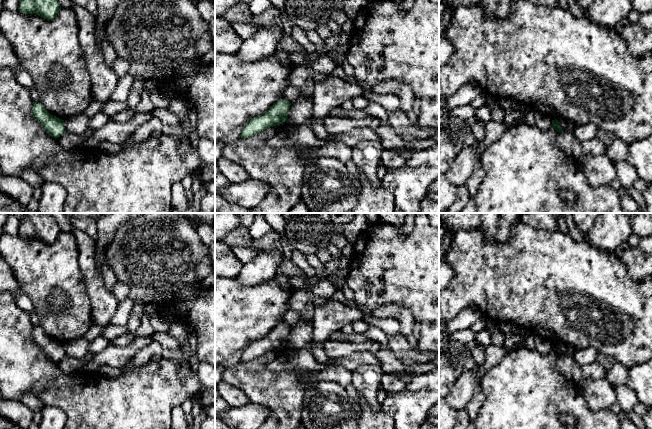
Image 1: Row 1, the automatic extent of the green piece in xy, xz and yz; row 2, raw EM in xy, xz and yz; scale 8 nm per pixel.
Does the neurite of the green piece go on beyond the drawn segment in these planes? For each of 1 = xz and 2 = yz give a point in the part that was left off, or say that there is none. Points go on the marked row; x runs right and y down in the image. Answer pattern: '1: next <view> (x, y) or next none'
1: next none
2: next none

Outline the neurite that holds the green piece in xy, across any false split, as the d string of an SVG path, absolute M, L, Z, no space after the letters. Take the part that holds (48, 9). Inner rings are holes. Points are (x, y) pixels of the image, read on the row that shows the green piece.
M20 0L18 10L23 14L35 14L44 19L54 19L61 5L58 0Z

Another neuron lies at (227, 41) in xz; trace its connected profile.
M215 17L215 55L218 53L236 54L243 41L233 30L231 23L222 17Z

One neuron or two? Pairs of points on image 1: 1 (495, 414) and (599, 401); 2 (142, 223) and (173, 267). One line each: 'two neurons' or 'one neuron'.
1: two neurons
2: one neuron

